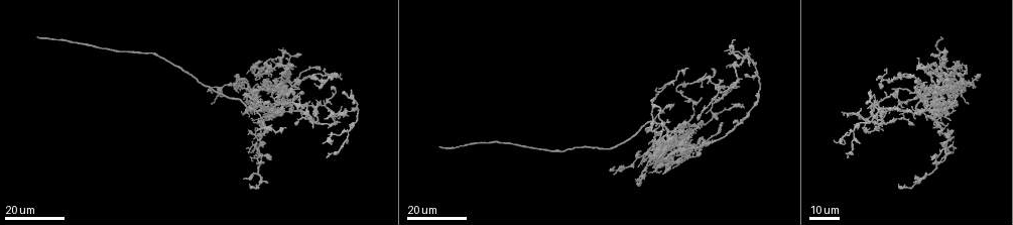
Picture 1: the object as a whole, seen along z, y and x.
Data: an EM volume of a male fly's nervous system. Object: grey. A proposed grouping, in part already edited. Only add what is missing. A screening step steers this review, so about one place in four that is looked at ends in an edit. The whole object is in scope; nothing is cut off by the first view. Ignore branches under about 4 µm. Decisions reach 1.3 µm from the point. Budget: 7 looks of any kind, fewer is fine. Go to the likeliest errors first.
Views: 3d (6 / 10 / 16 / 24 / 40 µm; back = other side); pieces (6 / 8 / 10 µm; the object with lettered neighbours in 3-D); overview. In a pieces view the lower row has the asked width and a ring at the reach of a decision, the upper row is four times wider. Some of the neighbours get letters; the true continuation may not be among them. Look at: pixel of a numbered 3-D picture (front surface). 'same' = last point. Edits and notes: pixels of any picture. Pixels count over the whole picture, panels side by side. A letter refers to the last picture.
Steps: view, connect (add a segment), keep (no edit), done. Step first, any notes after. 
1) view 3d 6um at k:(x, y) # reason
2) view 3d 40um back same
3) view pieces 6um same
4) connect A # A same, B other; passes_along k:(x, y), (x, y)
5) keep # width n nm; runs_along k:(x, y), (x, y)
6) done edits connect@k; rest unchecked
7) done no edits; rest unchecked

view 3d 24um at 1:(38, 38) # free end

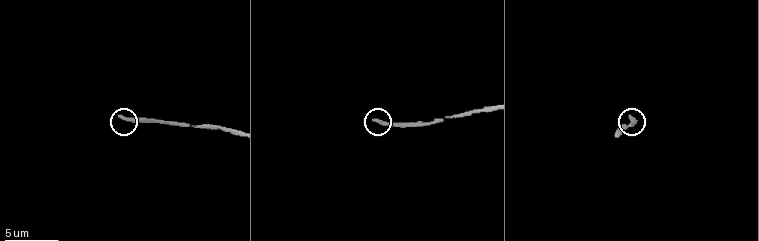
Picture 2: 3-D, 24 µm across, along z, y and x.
view pieces 8um at 2:(119, 116) # see the neighbours

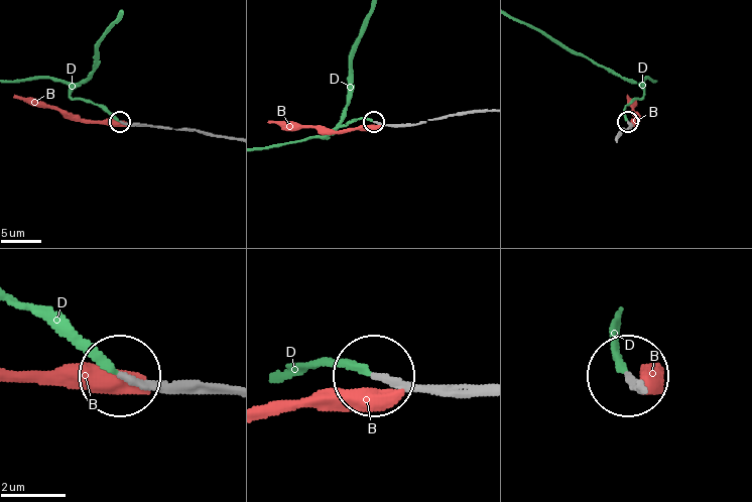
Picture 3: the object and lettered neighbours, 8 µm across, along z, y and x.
connect D # B other, D same; passes_along 3:(394, 125), (354, 118), (324, 137), (343, 112), (348, 73); it goes on there

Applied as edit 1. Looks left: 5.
view overview

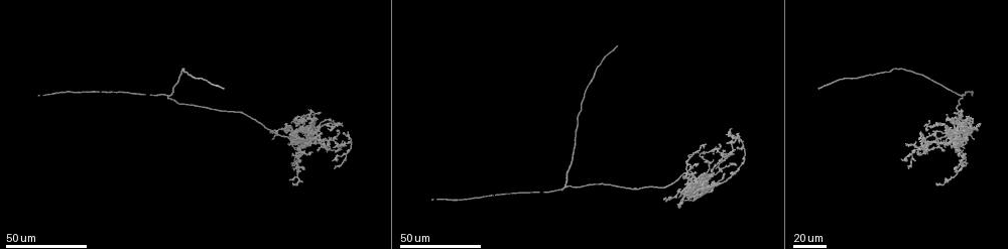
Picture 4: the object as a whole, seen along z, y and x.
view 3d 24um at 4:(318, 131) # thin end

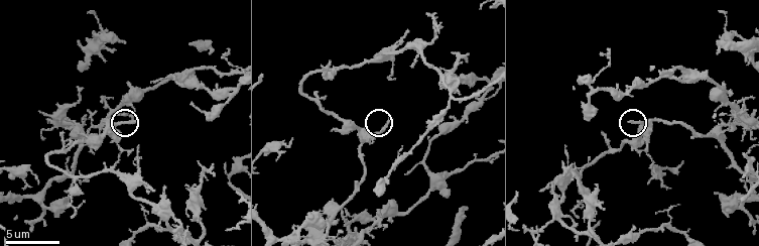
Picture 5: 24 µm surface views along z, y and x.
view pieces 10um at 5:(630, 123)

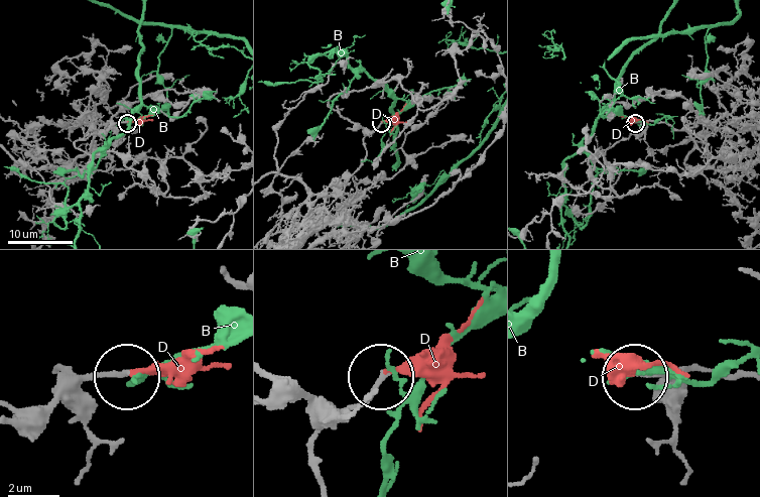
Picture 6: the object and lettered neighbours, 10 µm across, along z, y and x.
connect D # width 180 nm; B other, D same; passes_along 6:(365, 138), (381, 123), (390, 120), (407, 102); the cell continues

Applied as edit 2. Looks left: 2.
view 3d 24um at 1:(930, 55) # an open end

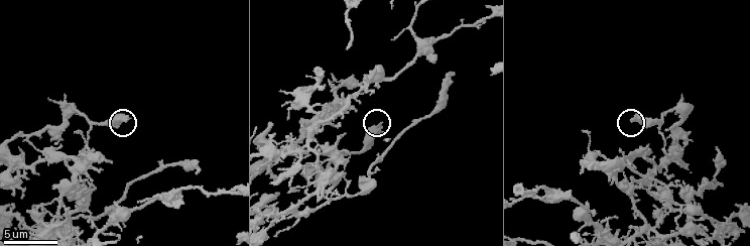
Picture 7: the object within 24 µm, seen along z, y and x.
view pieces 8um at 7:(126, 120)

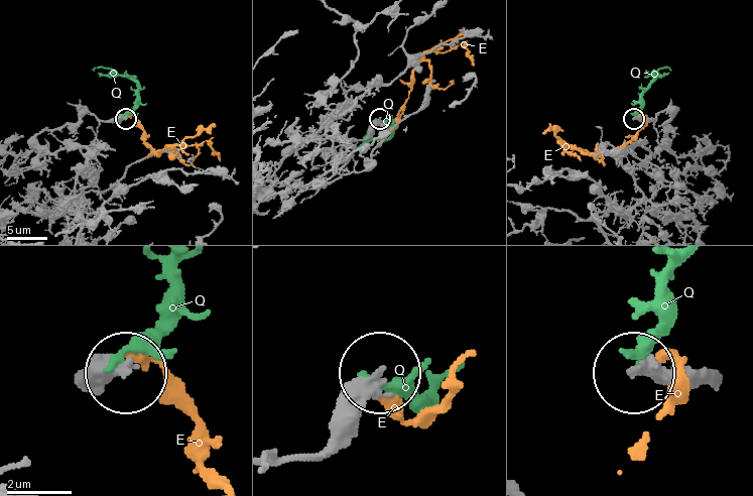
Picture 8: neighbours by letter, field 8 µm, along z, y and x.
keep # width 330 nm; E other, Q other; no lettered segment goes on from it

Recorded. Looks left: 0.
done edits connect@3, connect@6; rest unchecked

